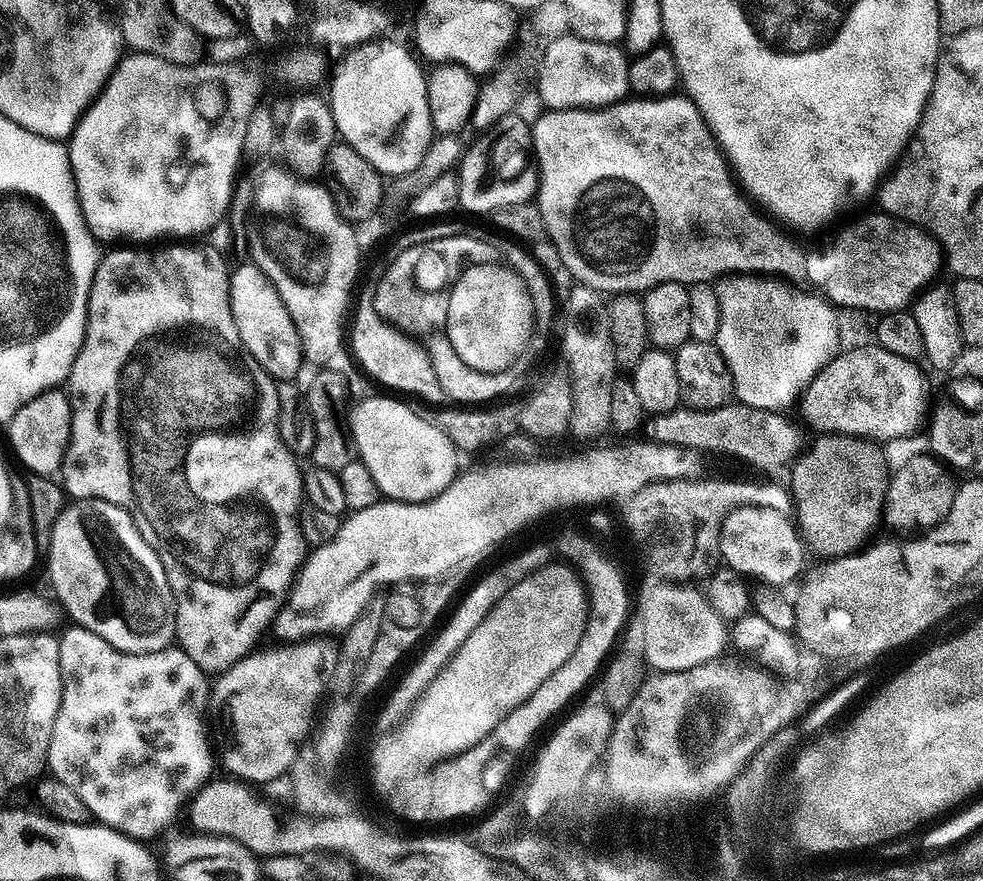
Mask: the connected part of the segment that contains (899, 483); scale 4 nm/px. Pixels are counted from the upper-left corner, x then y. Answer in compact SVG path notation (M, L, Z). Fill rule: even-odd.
M931 454L910 457L897 472L895 469L891 473L882 517L883 523L889 524L892 528L927 530L946 519L958 487L958 480L955 480L951 474L953 475L945 462Z

